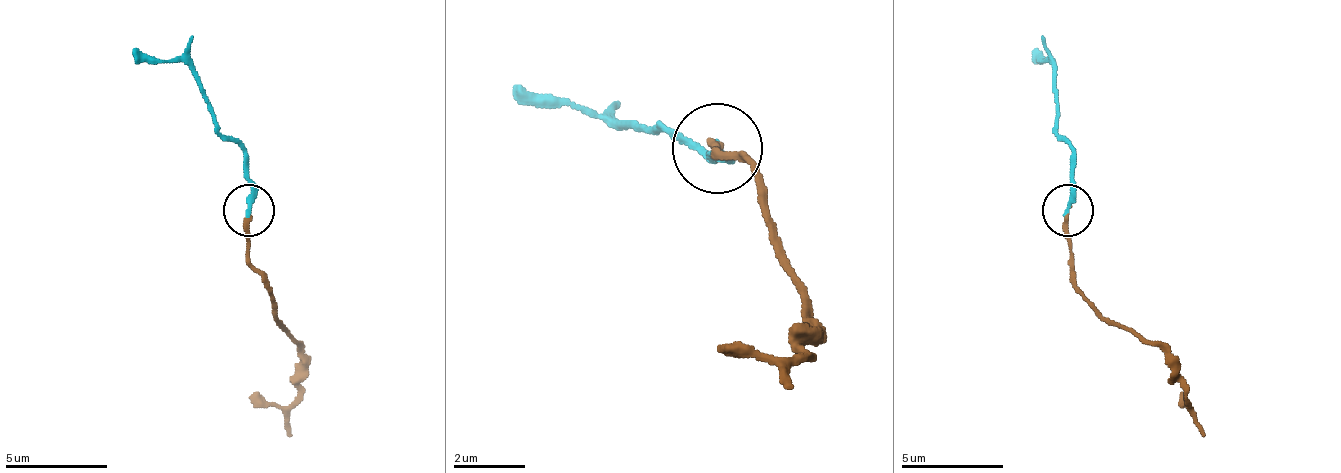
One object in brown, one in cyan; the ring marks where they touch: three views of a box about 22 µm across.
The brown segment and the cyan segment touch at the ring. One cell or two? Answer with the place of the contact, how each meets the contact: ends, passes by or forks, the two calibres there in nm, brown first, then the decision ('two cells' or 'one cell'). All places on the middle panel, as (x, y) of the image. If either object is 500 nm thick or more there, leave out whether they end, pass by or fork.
(717, 148) | brown ends | cyan ends | 200/280 nm | one cell

